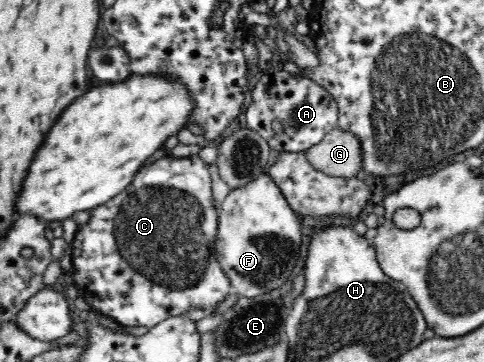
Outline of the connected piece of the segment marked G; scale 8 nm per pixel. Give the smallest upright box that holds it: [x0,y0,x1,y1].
[304,127,362,178]

